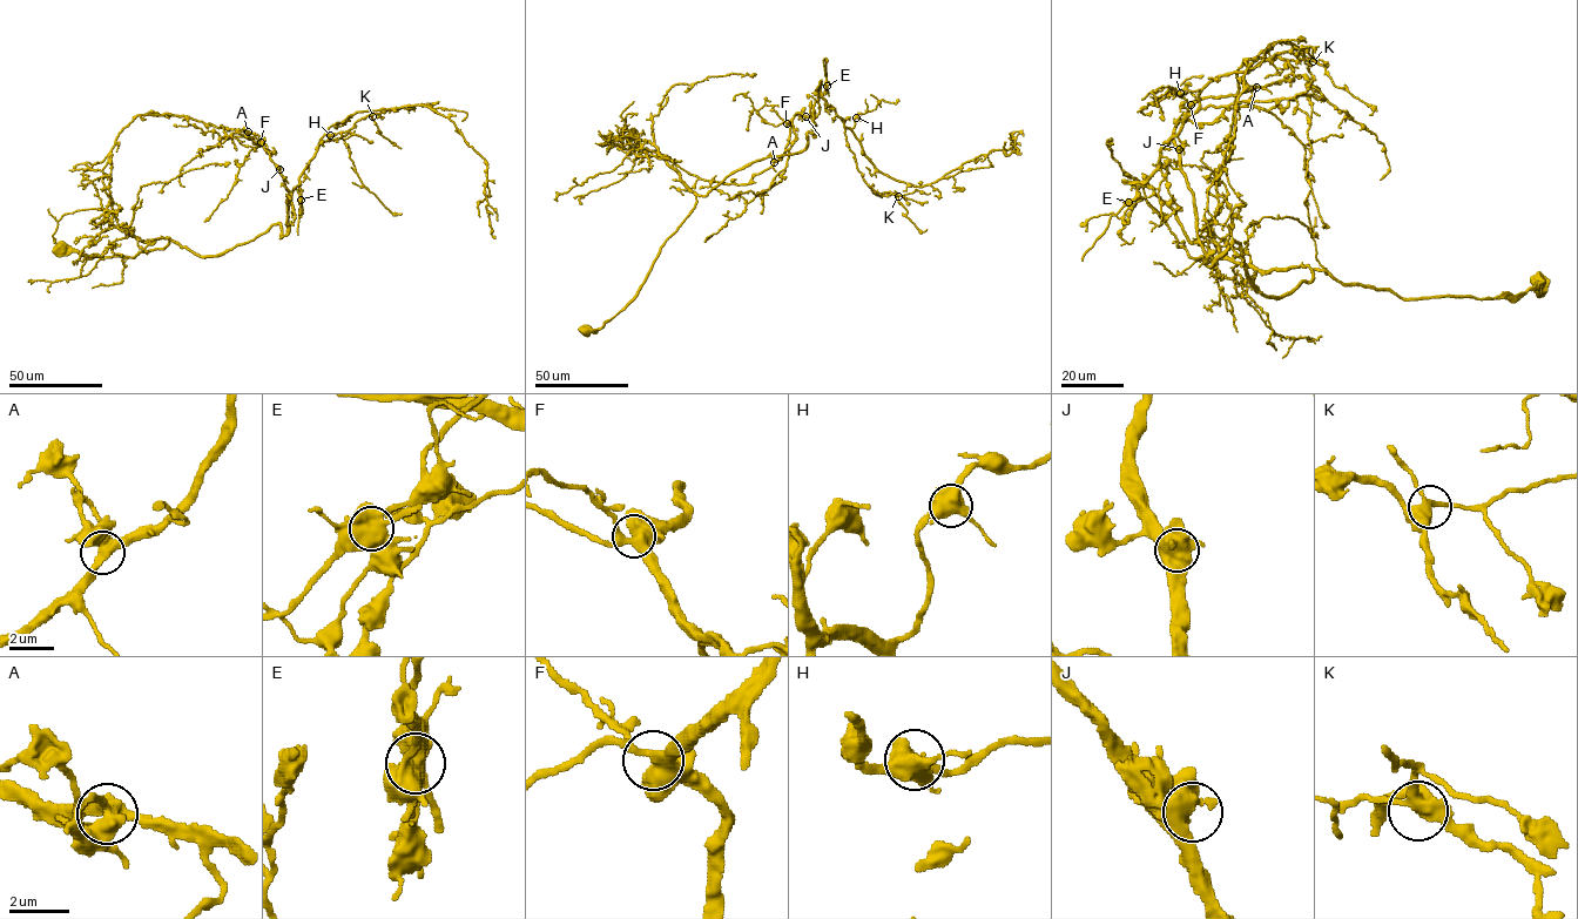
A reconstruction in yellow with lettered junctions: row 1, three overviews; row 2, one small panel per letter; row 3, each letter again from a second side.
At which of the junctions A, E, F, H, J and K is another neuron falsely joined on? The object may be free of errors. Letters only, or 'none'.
E

